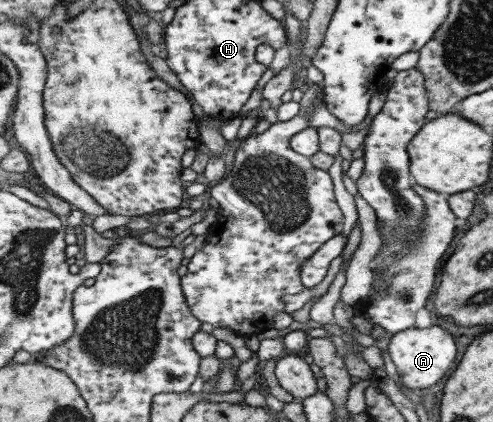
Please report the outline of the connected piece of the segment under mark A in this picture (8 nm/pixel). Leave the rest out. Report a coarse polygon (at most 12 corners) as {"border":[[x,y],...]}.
{"border":[[438,326],[388,340],[401,383],[424,392],[448,372],[454,340]]}

